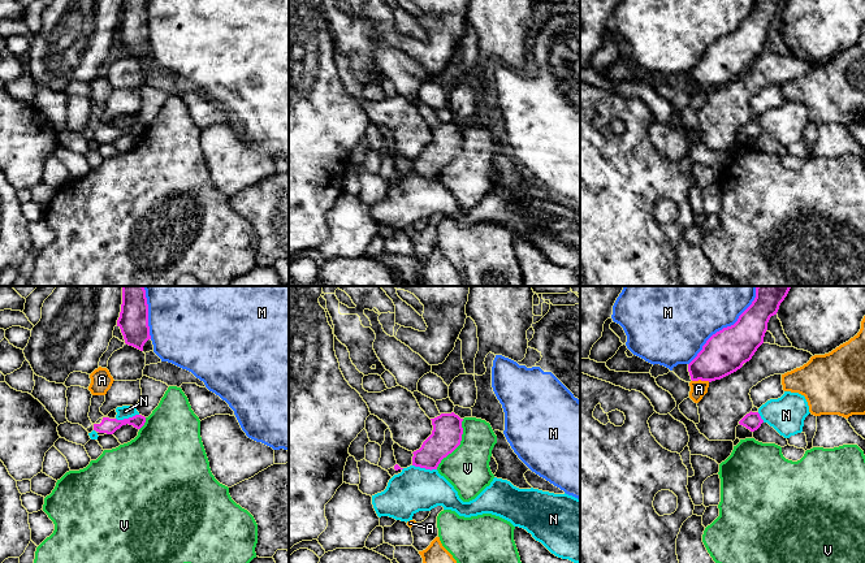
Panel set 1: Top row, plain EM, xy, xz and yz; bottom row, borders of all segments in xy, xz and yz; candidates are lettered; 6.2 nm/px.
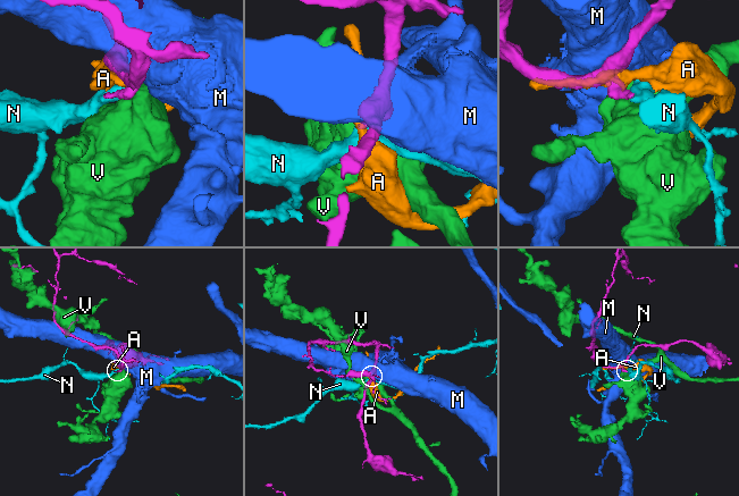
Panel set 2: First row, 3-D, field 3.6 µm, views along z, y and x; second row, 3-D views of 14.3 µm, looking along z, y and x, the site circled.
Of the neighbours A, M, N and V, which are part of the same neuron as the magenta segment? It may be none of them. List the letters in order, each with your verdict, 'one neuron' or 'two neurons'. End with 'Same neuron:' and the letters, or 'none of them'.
A: two neurons
M: two neurons
N: two neurons
V: two neurons
Same neuron: none of them

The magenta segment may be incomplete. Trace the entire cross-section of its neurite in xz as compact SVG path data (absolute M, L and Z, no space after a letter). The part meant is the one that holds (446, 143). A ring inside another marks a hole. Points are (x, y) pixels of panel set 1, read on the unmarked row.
M451 121L441 122L431 129L433 134L432 143L419 159L412 161L412 174L432 179L437 178L441 169L460 153L463 127Z

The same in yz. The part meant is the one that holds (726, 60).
M756 0L752 13L738 30L713 43L688 73L692 90L721 88L749 70L764 52L767 31L777 23L788 0Z

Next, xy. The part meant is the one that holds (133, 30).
M122 0L117 35L126 53L143 60L144 52L151 48L146 0Z

